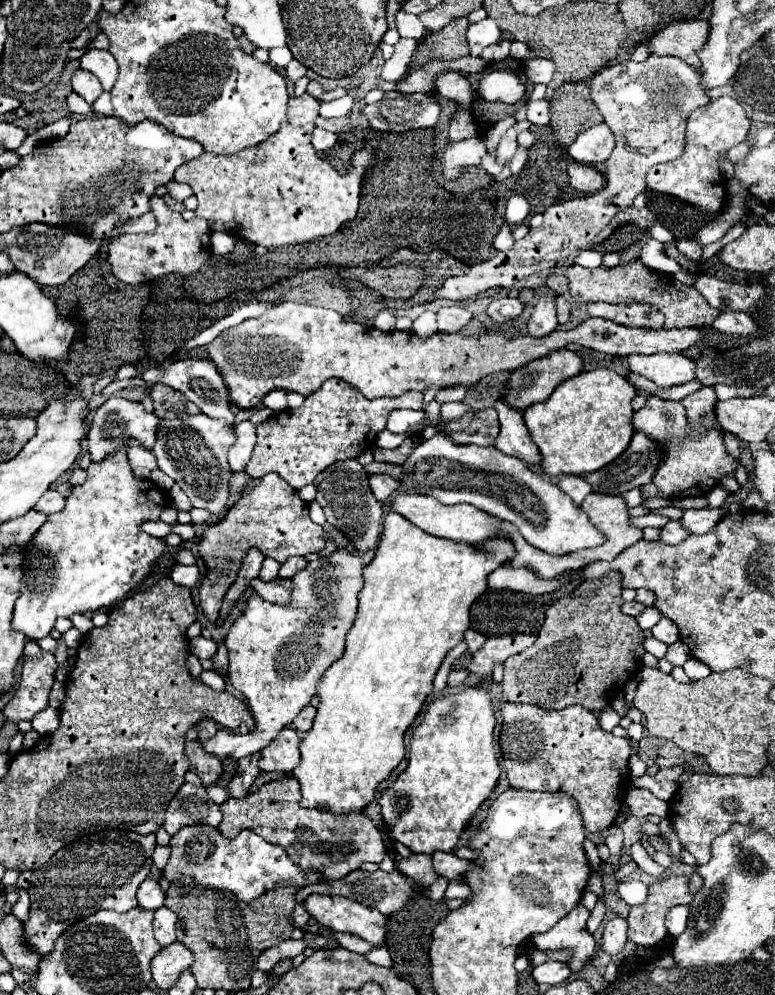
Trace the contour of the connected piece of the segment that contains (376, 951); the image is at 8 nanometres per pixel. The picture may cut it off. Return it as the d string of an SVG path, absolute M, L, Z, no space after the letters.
M373 948L367 956L365 956L367 960L371 960L373 964L377 964L377 966L387 966L387 968L391 968L391 954L389 954L389 950L387 948Z

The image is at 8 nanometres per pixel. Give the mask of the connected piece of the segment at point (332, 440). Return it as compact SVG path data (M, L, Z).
M329 380L315 394L309 394L299 408L279 412L257 426L257 444L245 472L255 480L269 472L277 472L291 488L299 490L311 484L329 464L355 459L363 450L369 450L375 444L377 434L385 430L391 410L421 410L421 404L421 392L407 392L401 398L367 400L357 388L345 386L345 382Z

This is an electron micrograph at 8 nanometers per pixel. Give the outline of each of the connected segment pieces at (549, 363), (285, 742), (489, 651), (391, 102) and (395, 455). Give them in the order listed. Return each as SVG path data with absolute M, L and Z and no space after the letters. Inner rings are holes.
M559 348L559 350L551 350L547 356L531 360L529 364L523 364L519 368L515 368L509 374L509 380L503 384L501 388L501 398L505 398L505 402L509 406L515 406L517 410L525 412L527 406L531 406L533 402L541 402L547 400L551 396L551 392L565 380L577 376L583 372L583 358L567 348Z
M283 728L277 738L263 748L259 768L263 772L285 772L289 774L299 762L299 736L293 728Z
M475 630L465 632L465 642L469 644L469 652L473 654L467 670L475 674L481 682L493 684L493 666L505 662L509 656L523 652L535 642L535 634L513 634L513 636L493 636L487 638Z
M389 92L379 104L365 106L363 116L371 128L381 132L407 132L415 128L433 128L439 116L439 104L429 94Z
M409 436L399 448L395 450L383 450L383 448L377 448L373 452L373 458L377 462L389 462L389 464L403 464L407 460L407 456L411 454L411 450L421 442L419 436Z

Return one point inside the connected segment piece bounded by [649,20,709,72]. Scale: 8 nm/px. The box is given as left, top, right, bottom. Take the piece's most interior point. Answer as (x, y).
(683, 40)

